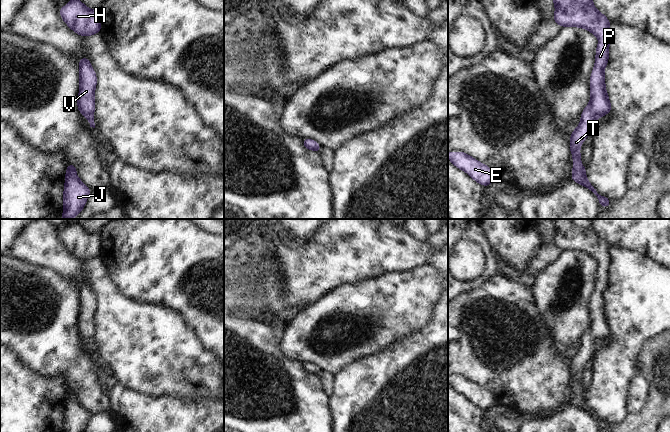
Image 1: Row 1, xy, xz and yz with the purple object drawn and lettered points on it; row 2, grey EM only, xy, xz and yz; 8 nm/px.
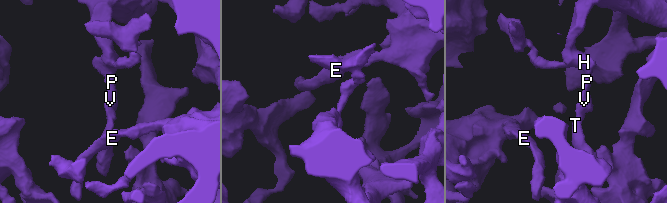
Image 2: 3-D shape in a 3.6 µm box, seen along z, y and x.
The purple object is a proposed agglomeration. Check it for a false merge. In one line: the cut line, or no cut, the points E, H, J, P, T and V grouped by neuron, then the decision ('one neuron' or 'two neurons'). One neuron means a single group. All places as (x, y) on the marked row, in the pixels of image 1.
cut none; groups E H J P T V; one neuron

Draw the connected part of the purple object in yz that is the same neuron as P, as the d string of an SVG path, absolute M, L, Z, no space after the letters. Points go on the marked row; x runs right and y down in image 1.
M553 0L555 4L554 21L561 27L576 26L585 28L599 38L596 49L596 62L590 77L591 100L584 108L579 126L570 138L570 154L573 154L573 176L571 180L591 190L600 201L601 208L609 206L611 200L599 195L594 186L587 181L586 166L581 166L581 143L595 130L597 117L611 111L610 101L605 89L604 68L608 63L610 44L610 22L595 9L592 0Z

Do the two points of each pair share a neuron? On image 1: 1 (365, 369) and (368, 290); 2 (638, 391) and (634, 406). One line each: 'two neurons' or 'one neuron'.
1: two neurons
2: one neuron

